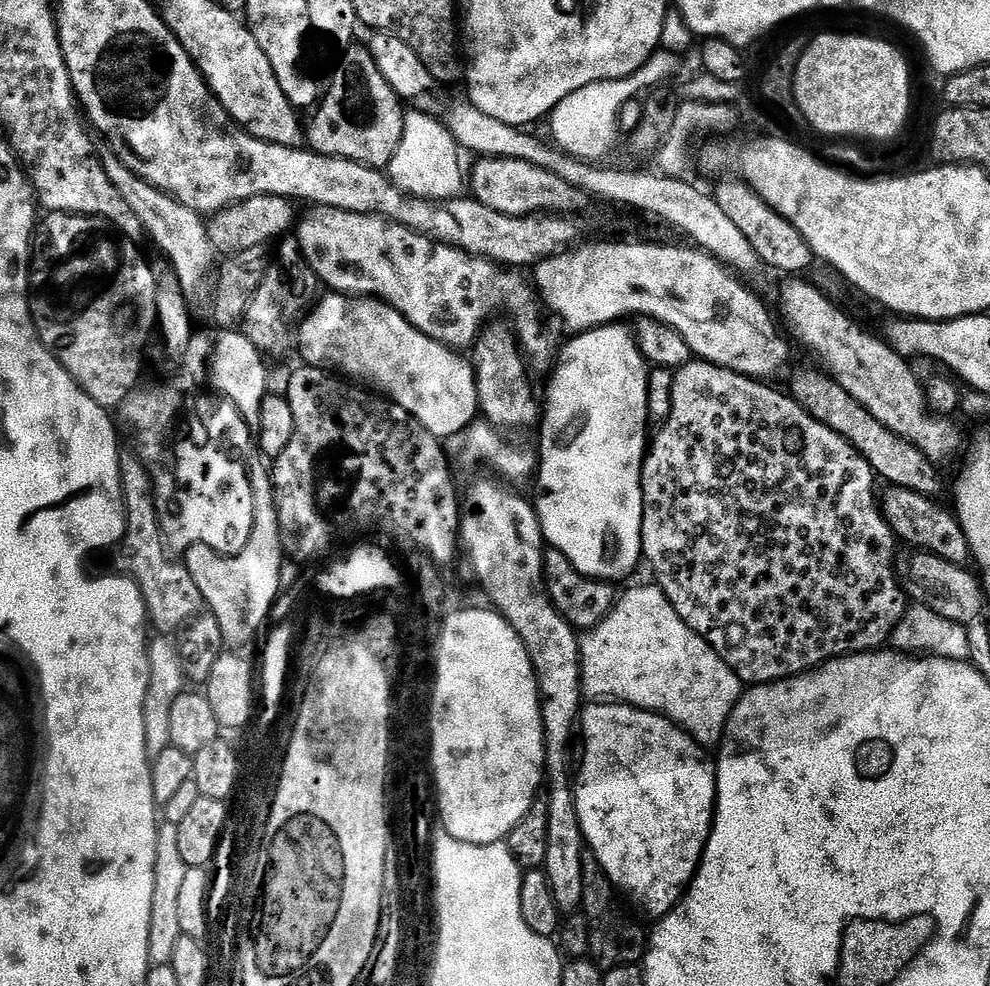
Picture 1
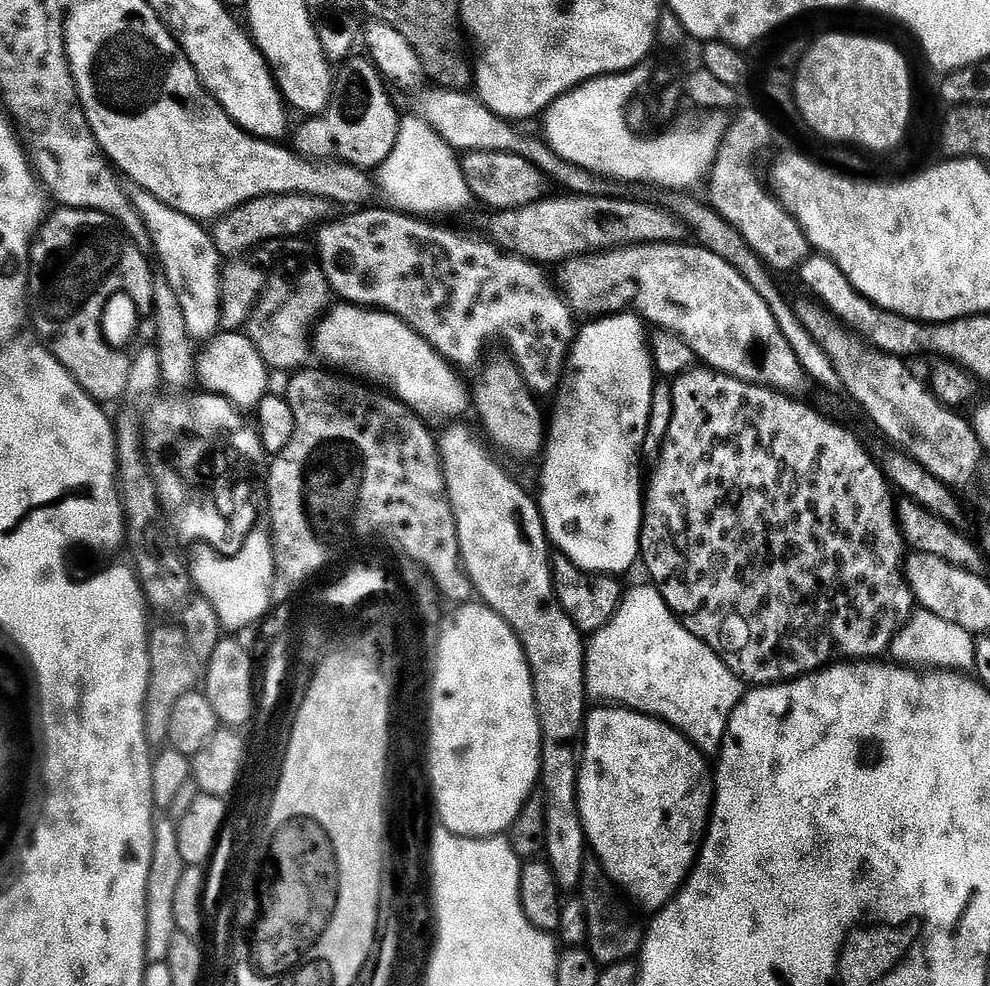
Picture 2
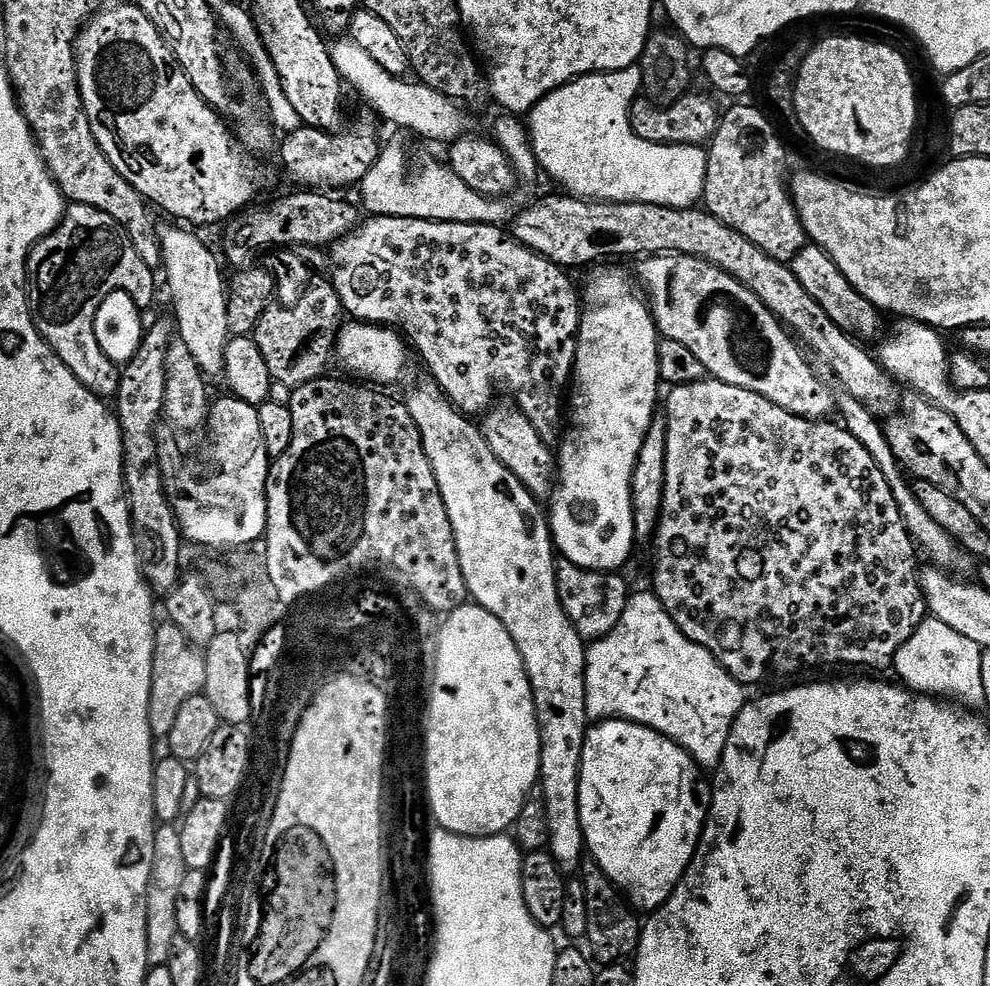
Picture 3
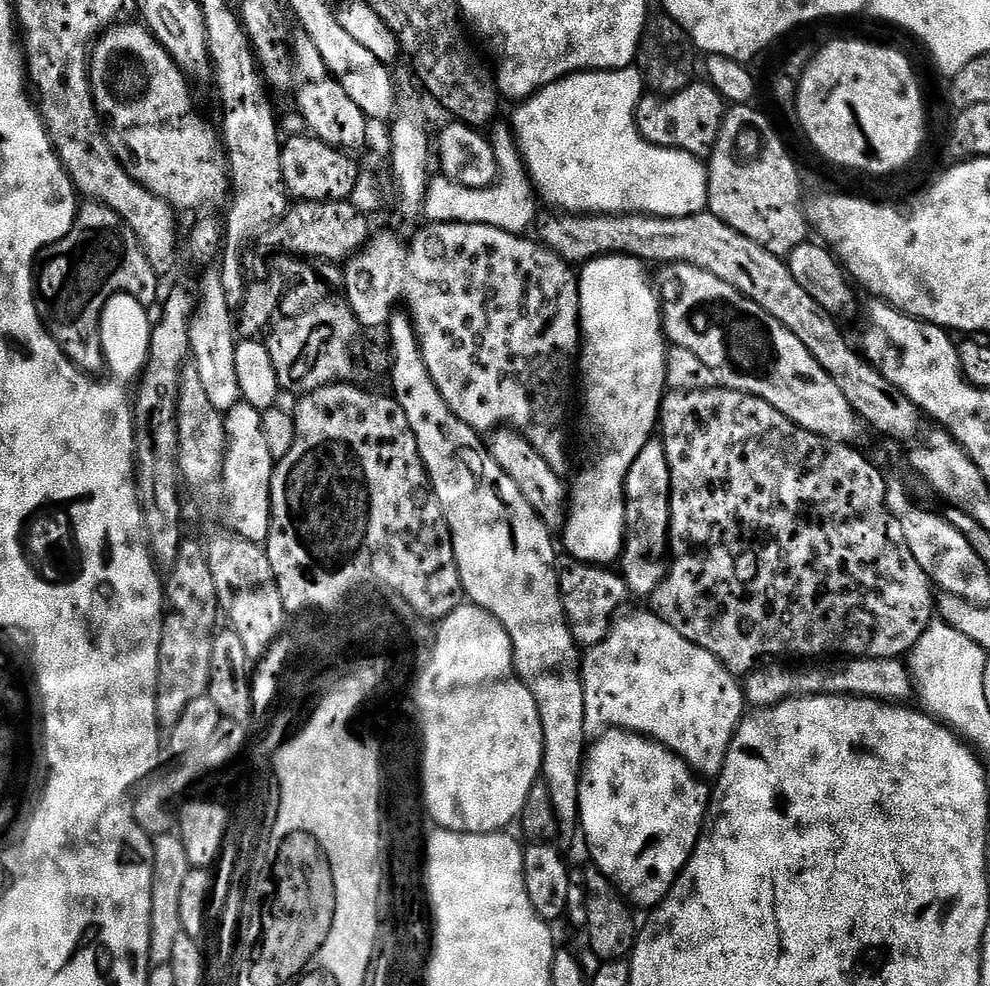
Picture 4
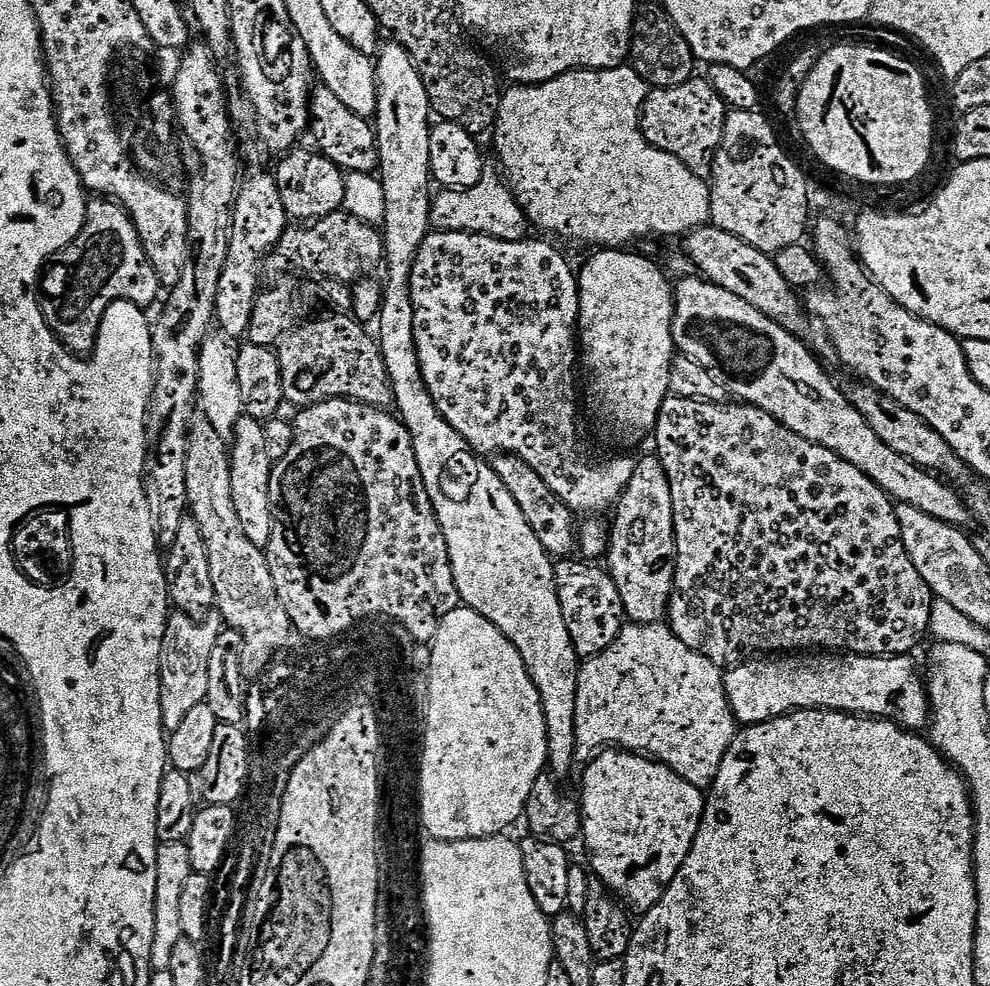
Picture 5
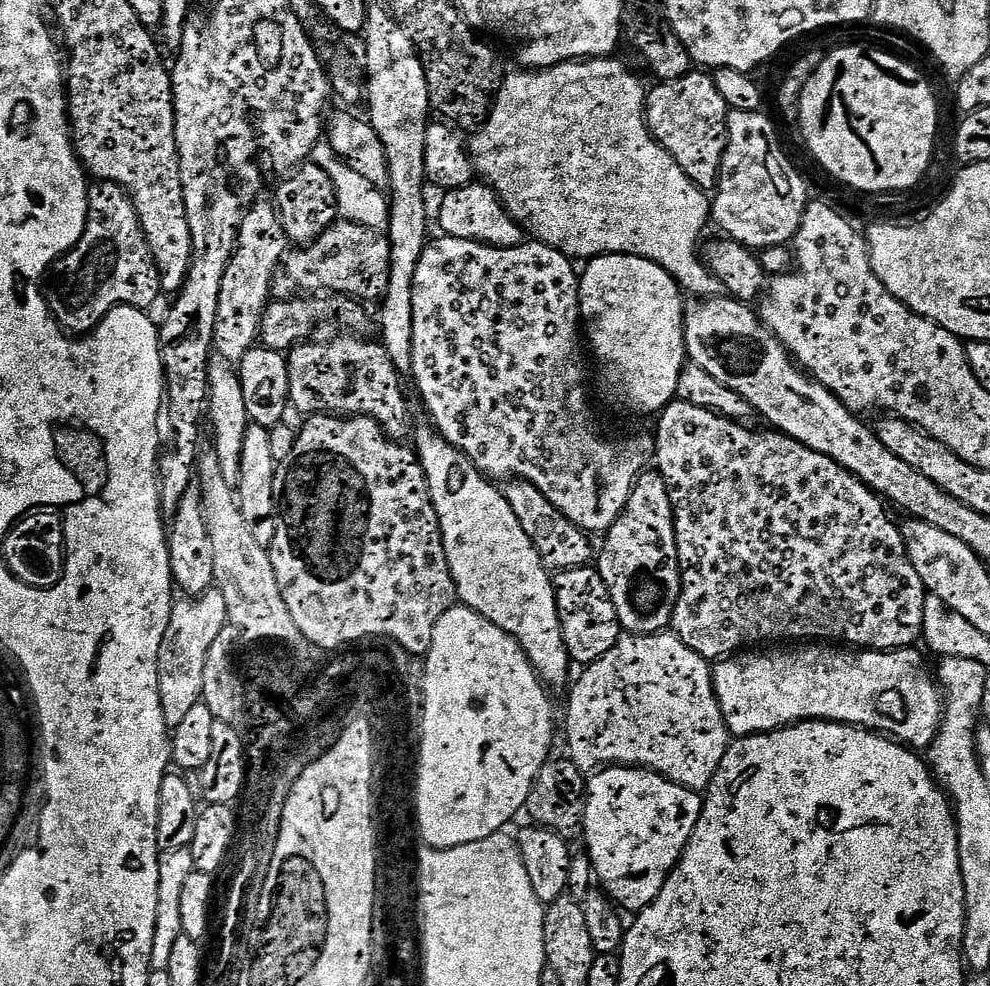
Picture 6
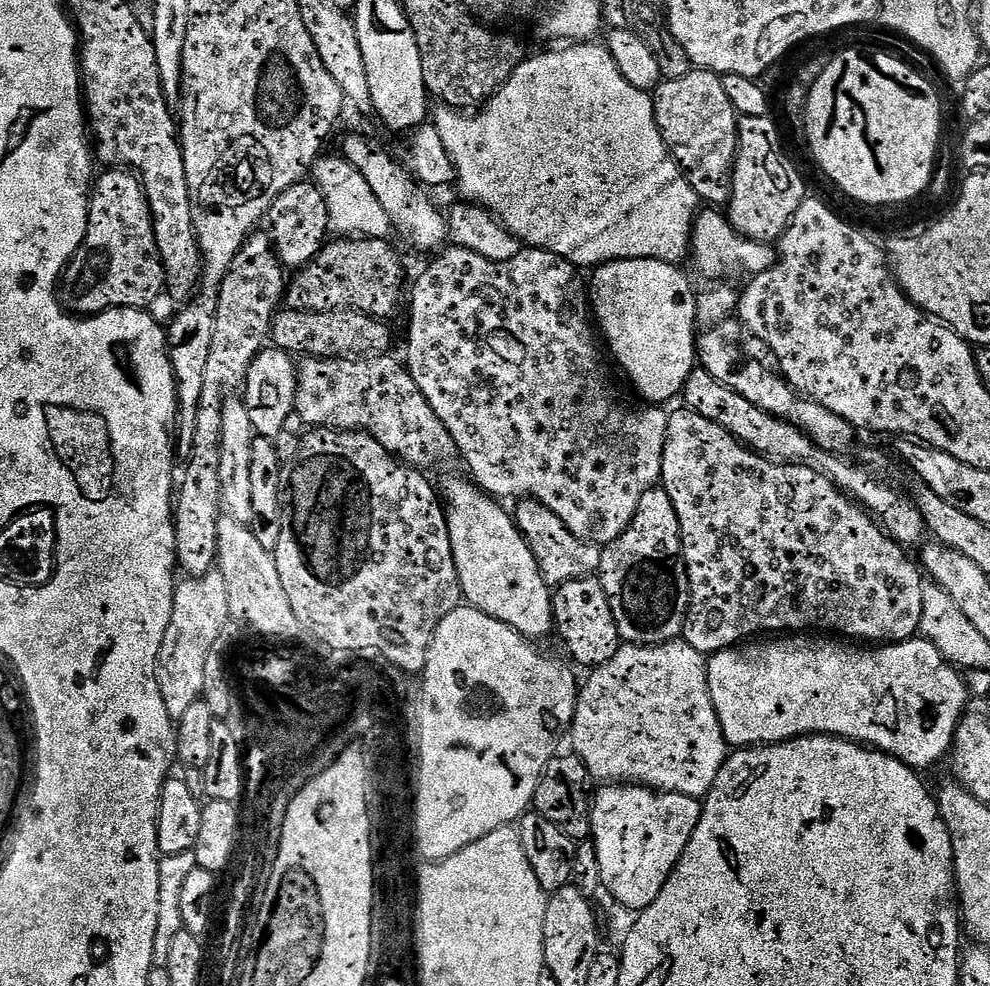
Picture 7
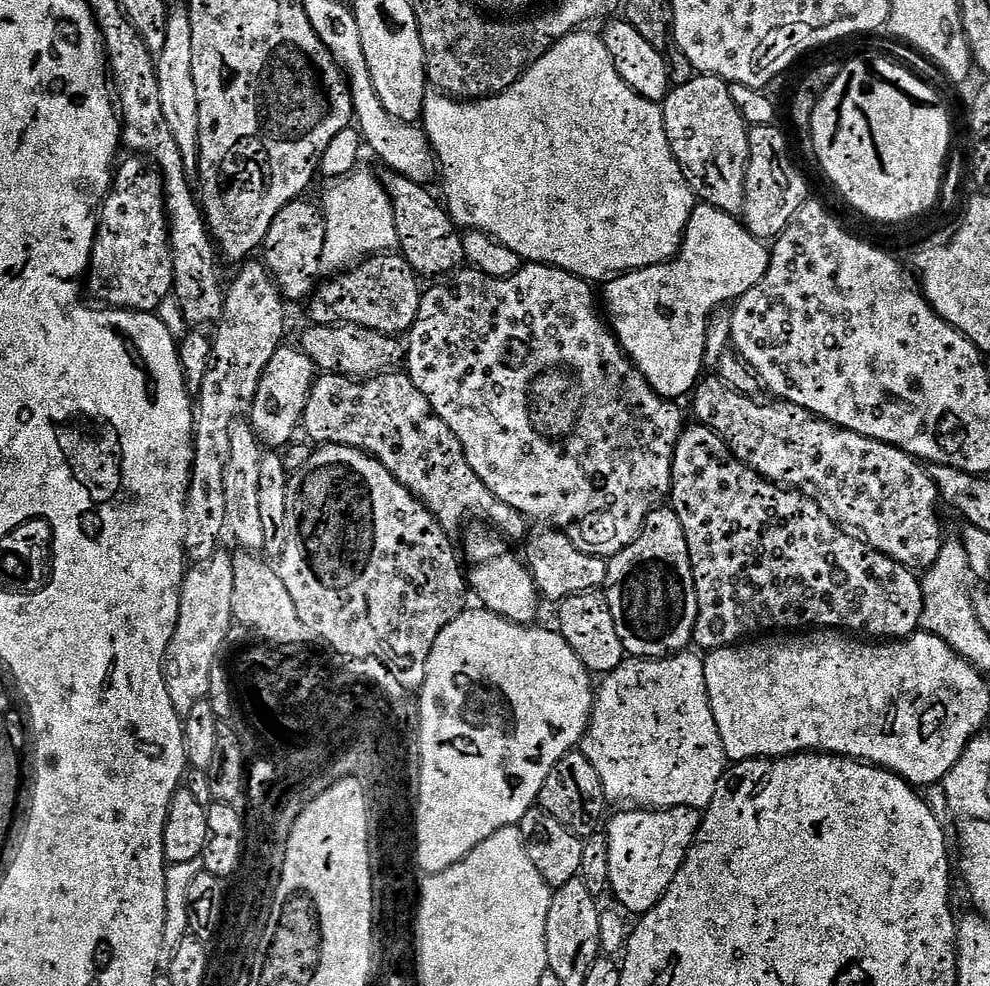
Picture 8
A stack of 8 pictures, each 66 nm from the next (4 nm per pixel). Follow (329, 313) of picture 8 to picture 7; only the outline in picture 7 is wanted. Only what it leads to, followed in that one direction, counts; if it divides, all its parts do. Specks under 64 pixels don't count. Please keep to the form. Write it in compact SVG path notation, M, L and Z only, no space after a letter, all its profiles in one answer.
M336 238L325 243L315 261L303 269L296 280L296 288L300 292L289 291L287 303L293 309L305 312L335 312L340 309L361 312L367 316L375 316L378 320L387 321L400 308L404 296L400 293L400 256L388 245L387 239L369 240L367 238Z

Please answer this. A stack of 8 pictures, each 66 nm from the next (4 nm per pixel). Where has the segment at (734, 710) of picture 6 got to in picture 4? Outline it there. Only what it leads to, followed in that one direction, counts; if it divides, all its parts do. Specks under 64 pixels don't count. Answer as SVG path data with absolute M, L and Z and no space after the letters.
M844 658L833 668L804 668L799 672L796 668L783 668L783 663L772 662L769 668L757 666L743 677L742 687L745 701L753 709L769 708L771 704L777 704L783 700L791 700L794 696L869 696L872 700L885 702L904 702L907 696L913 695L912 677L908 669L899 659L895 660L866 660L863 658Z

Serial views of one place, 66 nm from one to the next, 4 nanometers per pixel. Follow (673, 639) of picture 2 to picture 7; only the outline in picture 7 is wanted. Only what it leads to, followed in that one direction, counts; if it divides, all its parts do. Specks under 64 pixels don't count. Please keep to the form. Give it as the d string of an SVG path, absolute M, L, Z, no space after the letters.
M669 642L666 644L643 644L625 643L616 656L606 662L600 668L591 669L588 685L581 687L576 701L576 717L572 720L570 740L572 736L571 751L587 766L589 777L599 782L631 782L646 788L655 788L661 792L677 792L683 796L707 797L716 785L716 779L724 762L730 755L730 745L724 736L718 714L714 710L714 702L711 698L710 686L708 685L708 661L705 653L694 650L687 642Z

